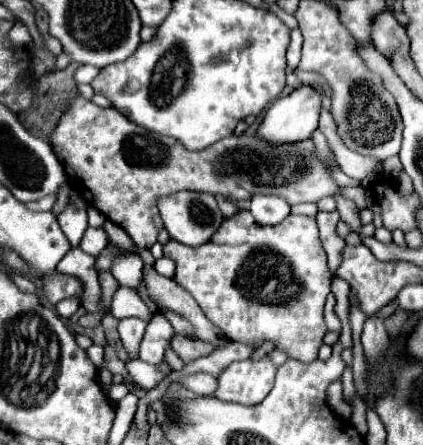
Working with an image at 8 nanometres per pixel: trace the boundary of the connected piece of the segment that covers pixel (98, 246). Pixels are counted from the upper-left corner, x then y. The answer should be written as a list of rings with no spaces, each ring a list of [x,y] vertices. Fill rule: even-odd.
[[[89,227],[85,231],[83,241],[81,241],[79,247],[95,257],[95,255],[99,255],[107,247],[107,243],[109,243],[109,239],[107,239],[107,233],[105,233],[103,227],[97,227],[97,229],[95,227]]]

